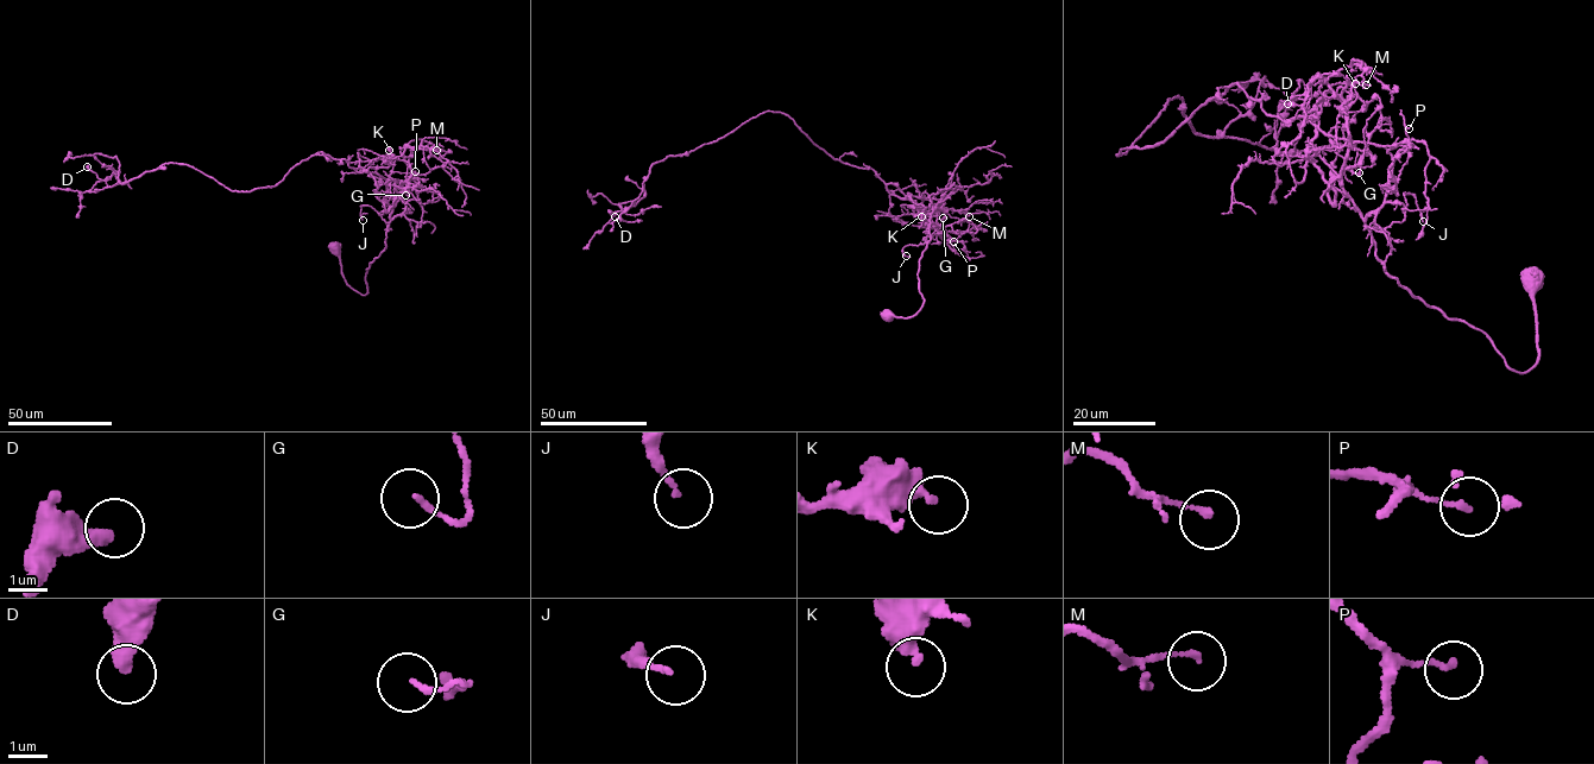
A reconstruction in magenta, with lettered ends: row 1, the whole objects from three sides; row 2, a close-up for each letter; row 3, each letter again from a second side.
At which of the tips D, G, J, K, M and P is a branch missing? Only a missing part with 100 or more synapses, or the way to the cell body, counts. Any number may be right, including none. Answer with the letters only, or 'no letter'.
no letter

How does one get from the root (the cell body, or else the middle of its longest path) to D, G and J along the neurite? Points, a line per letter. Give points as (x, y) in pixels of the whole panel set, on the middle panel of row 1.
D: (888, 315), (922, 304), (932, 209), (835, 159), (780, 112), (654, 163), (634, 204), (615, 216)
G: (888, 315), (922, 304), (933, 207), (889, 195), (902, 225), (938, 228), (943, 218)
J: (888, 315), (909, 317), (922, 304), (918, 272), (930, 240), (930, 225), (926, 241), (906, 246), (906, 256)

